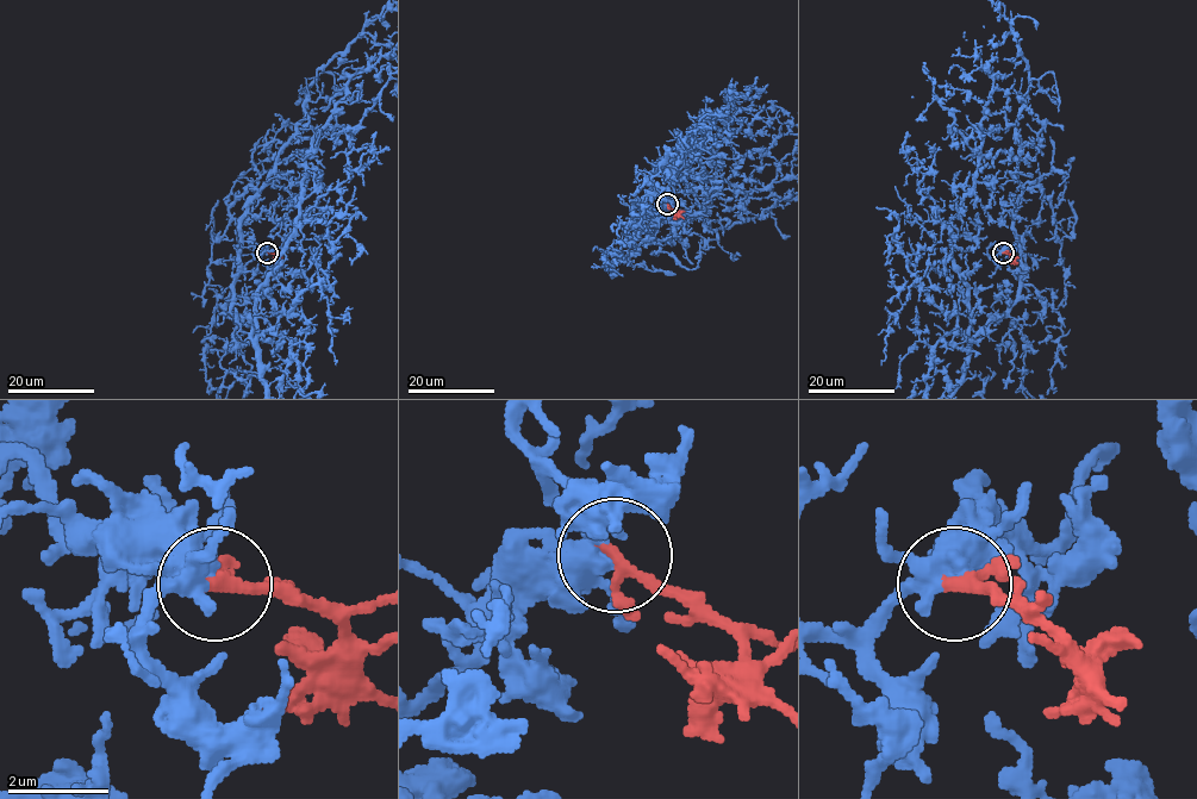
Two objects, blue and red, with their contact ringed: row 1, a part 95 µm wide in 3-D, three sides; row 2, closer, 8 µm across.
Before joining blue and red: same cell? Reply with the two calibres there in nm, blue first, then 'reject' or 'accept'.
calibres 360 and 200 nm; accept

